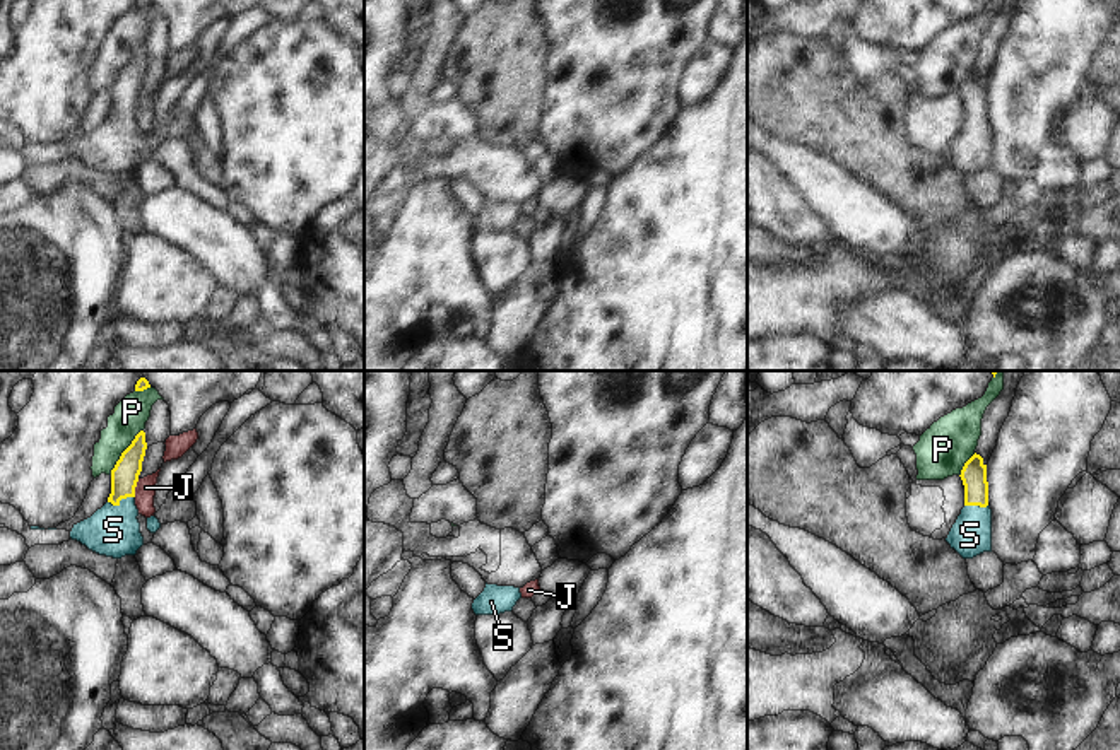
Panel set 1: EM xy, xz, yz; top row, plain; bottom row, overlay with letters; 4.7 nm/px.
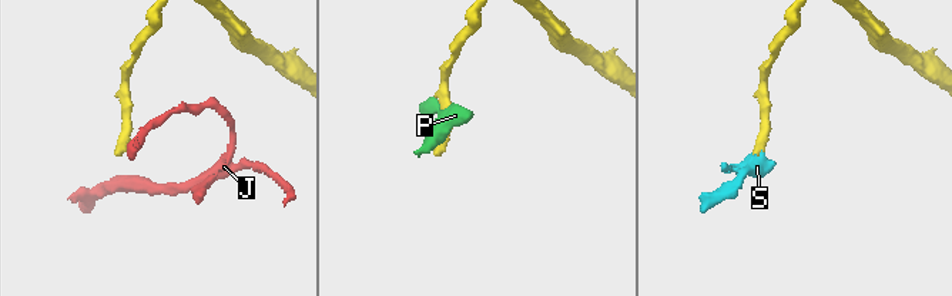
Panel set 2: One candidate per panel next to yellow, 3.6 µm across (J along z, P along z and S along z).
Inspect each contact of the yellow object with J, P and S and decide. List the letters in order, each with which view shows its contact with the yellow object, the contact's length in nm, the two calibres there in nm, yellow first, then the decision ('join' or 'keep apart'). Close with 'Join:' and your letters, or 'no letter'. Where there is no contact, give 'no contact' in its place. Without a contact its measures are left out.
J: xy | 90 nm | 130/100 nm | keep apart
P: xy | 260 nm | 130/160 nm | keep apart
S: xy | 130 nm | 130/240 nm | join
Join: S

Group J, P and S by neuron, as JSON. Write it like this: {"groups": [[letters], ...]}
{"groups": [["J"], ["P"], ["S"]]}

